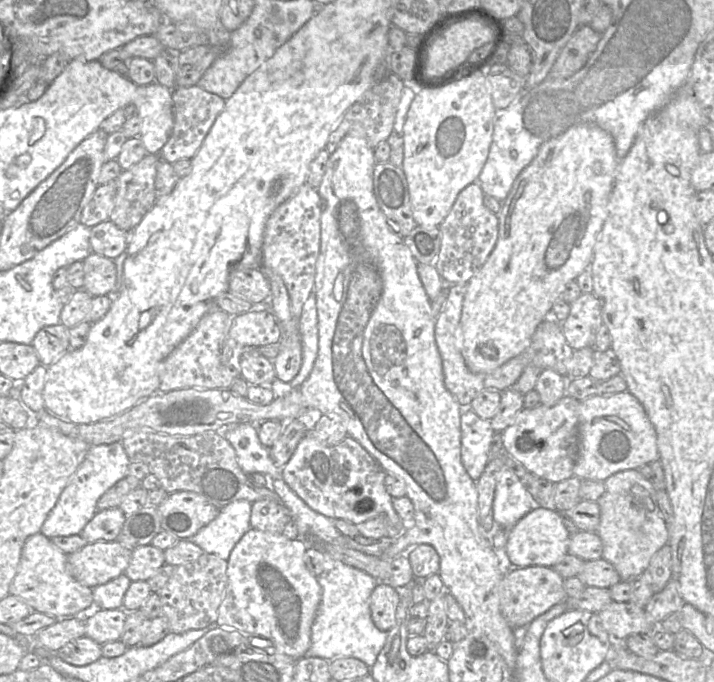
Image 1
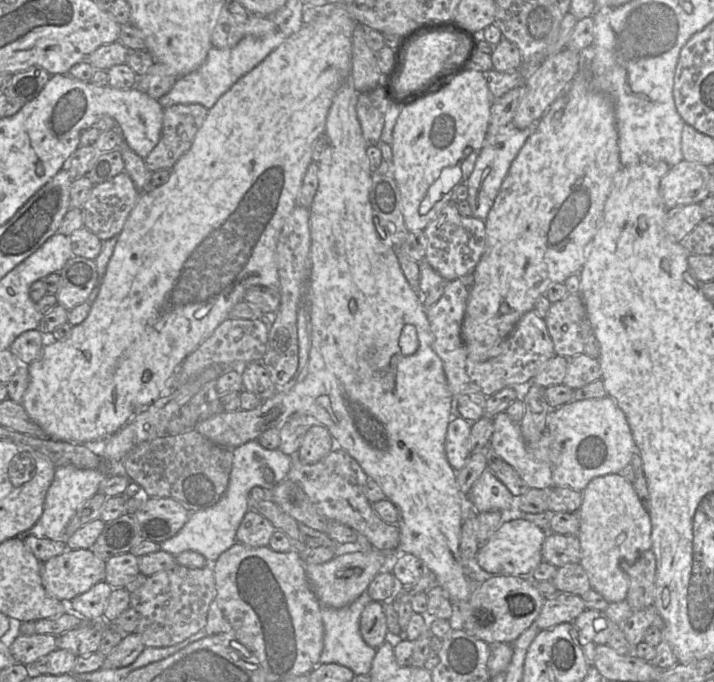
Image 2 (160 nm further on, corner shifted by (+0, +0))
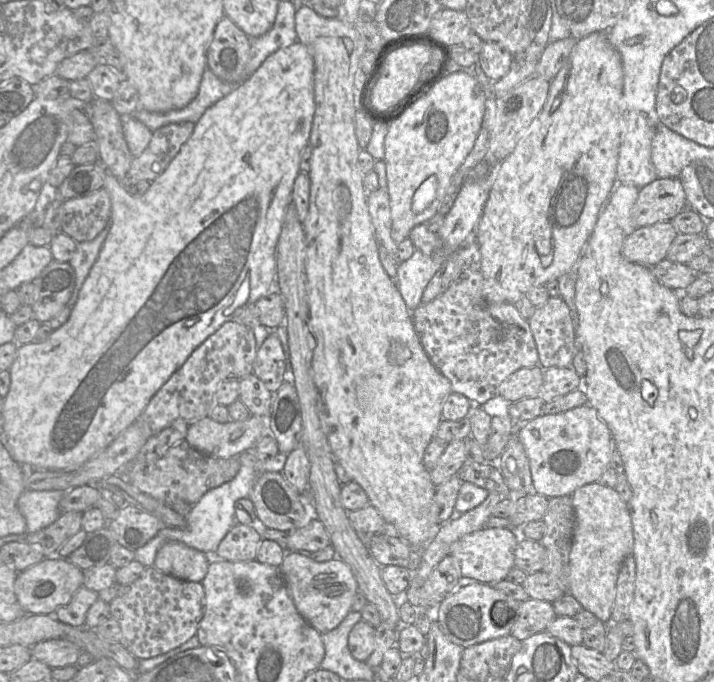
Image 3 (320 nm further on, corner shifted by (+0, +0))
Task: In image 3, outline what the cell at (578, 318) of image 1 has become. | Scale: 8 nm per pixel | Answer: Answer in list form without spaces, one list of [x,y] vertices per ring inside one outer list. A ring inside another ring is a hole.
[[[550,297],[528,319],[543,369],[571,366],[577,353],[576,324],[561,297]]]

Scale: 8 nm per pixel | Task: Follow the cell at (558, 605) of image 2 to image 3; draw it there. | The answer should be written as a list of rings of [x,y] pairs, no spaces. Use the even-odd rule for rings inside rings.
[[[528,599],[520,603],[518,618],[511,628],[510,635],[524,641],[544,631],[556,617],[552,603]]]

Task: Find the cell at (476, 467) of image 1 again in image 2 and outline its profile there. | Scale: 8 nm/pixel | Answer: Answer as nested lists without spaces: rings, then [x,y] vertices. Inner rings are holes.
[[[459,415],[452,418],[448,424],[445,453],[449,464],[455,471],[462,469],[471,455],[467,449],[467,440],[472,424]]]

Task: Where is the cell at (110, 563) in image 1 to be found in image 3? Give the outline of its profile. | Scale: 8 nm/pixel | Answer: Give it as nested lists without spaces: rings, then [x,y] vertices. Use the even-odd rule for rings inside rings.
[[[53,555],[19,572],[14,583],[14,591],[26,614],[54,614],[59,607],[71,600],[73,594],[83,586],[83,582],[83,570],[67,558]]]

